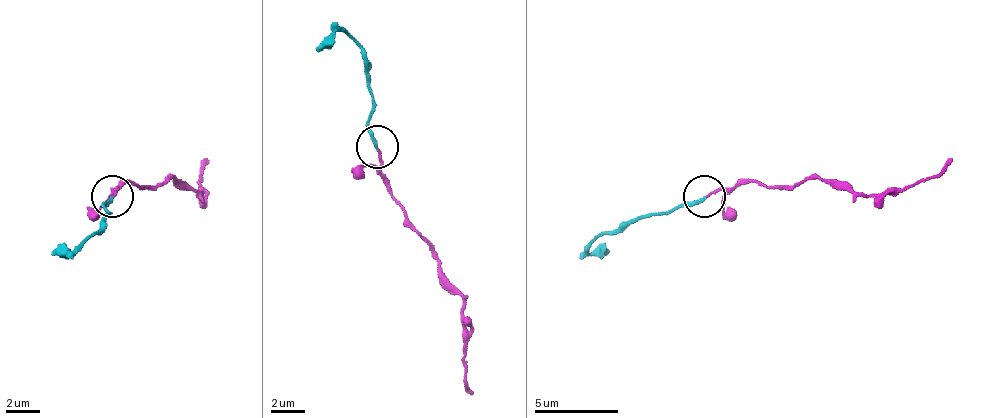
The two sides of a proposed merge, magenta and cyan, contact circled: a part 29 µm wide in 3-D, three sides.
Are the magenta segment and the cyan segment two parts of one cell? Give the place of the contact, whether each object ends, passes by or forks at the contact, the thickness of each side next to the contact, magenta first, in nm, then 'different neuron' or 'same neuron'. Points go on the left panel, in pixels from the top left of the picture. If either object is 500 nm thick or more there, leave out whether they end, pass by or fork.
at (112, 196); magenta ends there; cyan ends there; 130 nm thick on the magenta side, 200 nm on the other; same neuron

